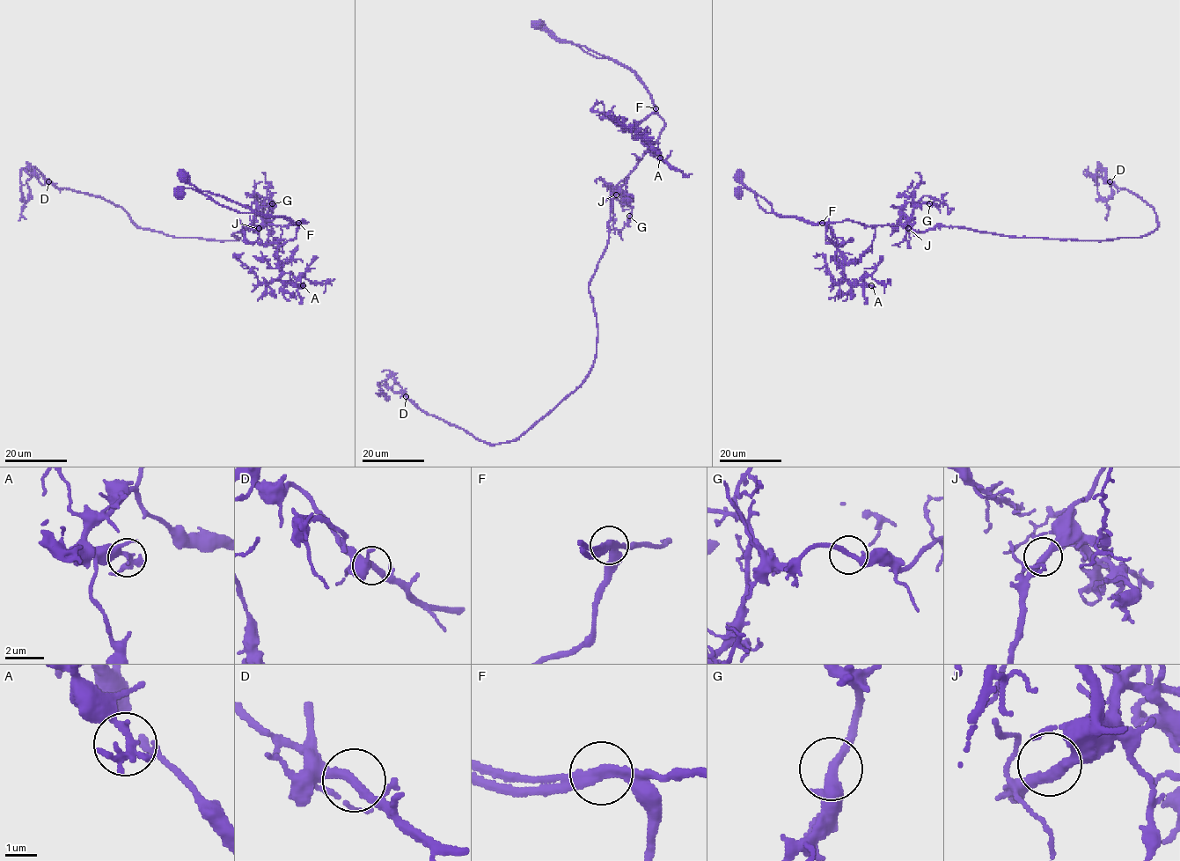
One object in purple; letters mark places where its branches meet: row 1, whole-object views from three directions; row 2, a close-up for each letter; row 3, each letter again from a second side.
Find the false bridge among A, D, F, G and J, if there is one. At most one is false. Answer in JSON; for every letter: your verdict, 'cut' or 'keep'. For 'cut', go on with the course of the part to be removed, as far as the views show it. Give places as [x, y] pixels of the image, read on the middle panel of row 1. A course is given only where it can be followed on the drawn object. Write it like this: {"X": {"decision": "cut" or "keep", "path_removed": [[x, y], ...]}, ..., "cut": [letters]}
{"A": {"decision": "keep"}, "D": {"decision": "keep"}, "F": {"decision": "cut", "path_removed": [[655, 107], [664, 128], [612, 201], [589, 286], [597, 355], [575, 390], [494, 445], [378, 384], [384, 394]]}, "G": {"decision": "keep"}, "J": {"decision": "keep"}, "cut": ["F"]}

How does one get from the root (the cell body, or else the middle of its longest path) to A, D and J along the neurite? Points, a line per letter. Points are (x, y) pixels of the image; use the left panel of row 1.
A: (179, 193), (184, 187), (208, 191), (298, 223), (296, 236), (277, 249), (276, 260), (282, 281), (303, 285)
D: (179, 193), (208, 191), (307, 222), (250, 224), (236, 240), (177, 238), (48, 181)
J: (179, 193), (184, 187), (208, 191), (264, 215), (307, 222), (259, 228)

